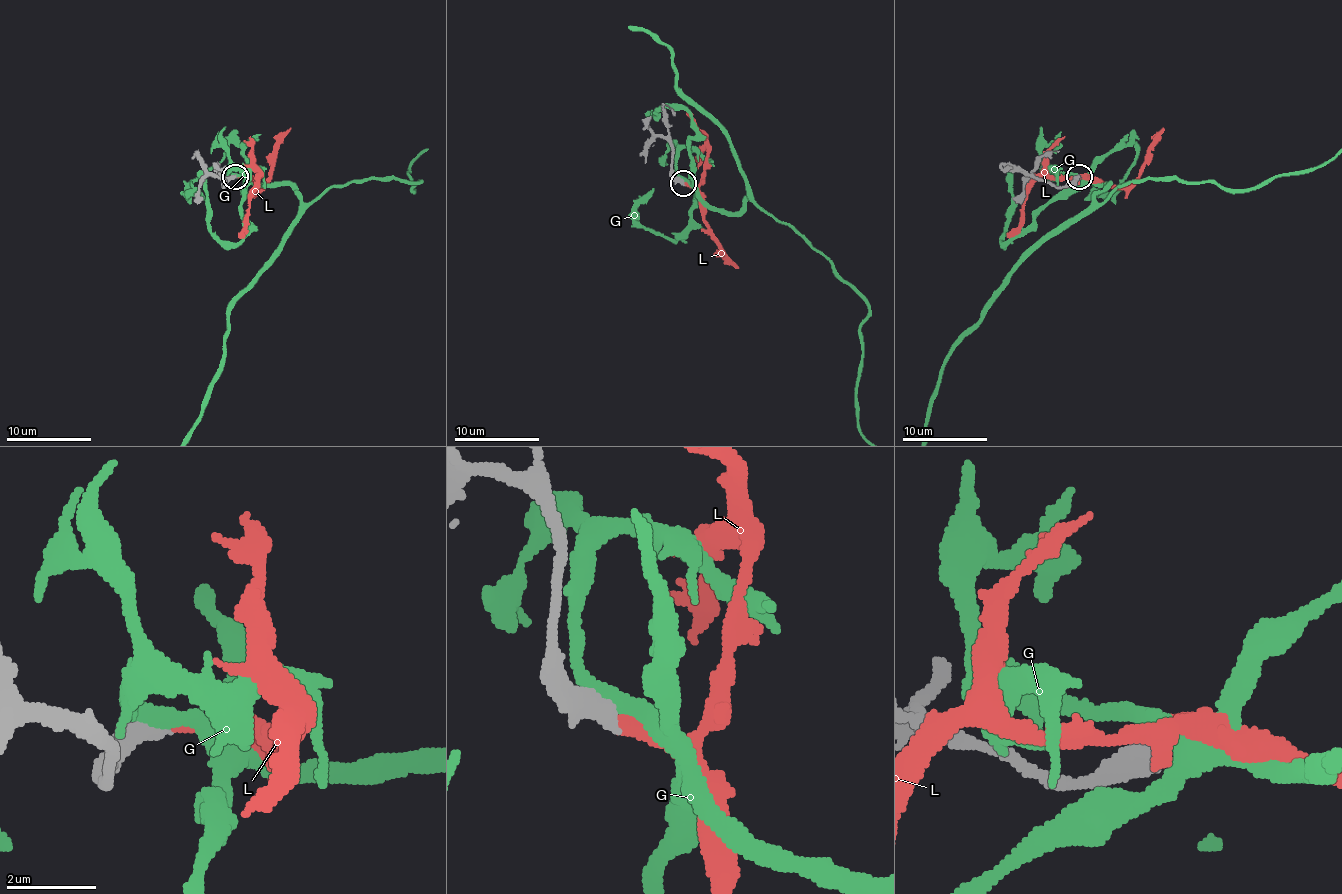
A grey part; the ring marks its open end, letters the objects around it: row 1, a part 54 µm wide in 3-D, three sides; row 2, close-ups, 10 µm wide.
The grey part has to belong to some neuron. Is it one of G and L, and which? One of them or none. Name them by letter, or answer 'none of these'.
L

